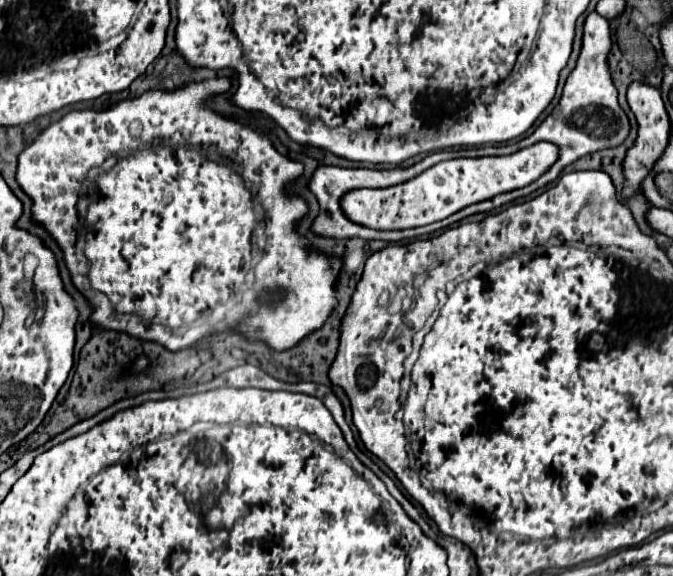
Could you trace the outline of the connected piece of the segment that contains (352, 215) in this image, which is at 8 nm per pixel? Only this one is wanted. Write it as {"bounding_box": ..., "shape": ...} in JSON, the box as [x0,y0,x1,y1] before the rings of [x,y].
{"bounding_box":[341,141,559,231],"shape":[[[547,141],[535,143],[527,149],[505,157],[479,157],[479,159],[449,159],[433,165],[411,181],[385,189],[355,189],[341,197],[341,209],[353,223],[391,231],[411,229],[441,221],[459,209],[485,201],[499,193],[507,193],[537,181],[557,161],[559,147]]]}

